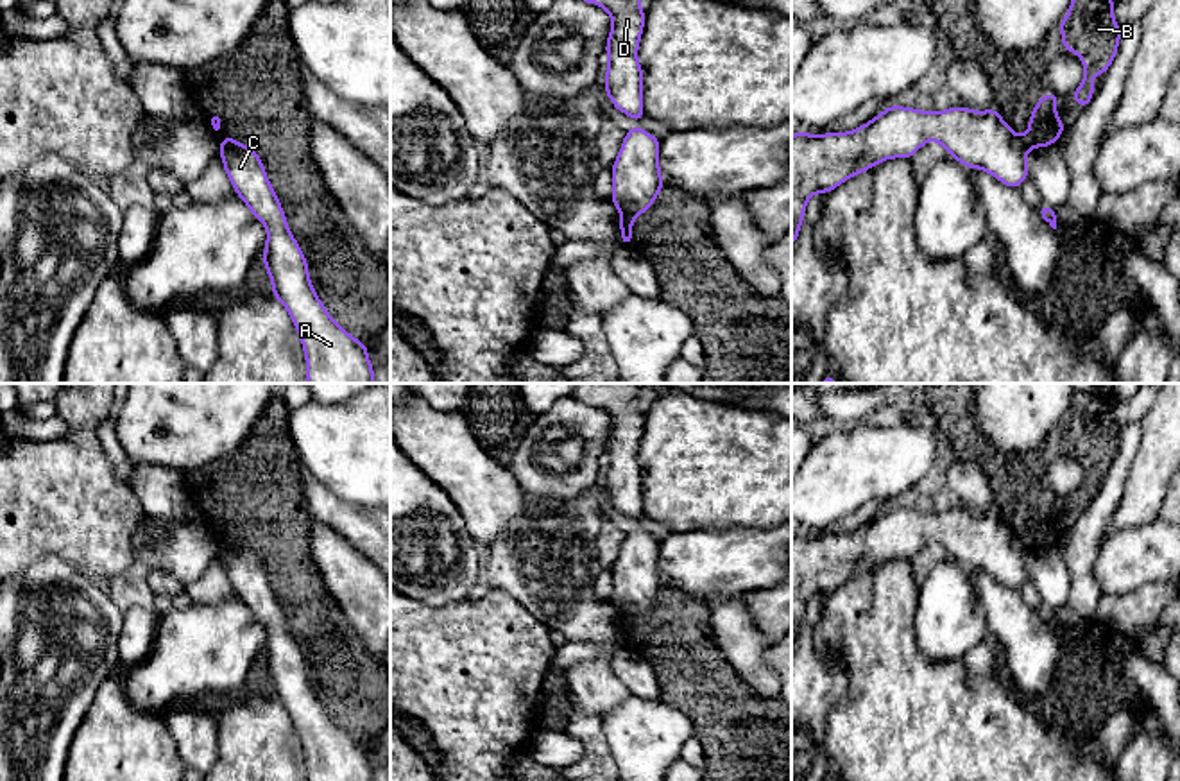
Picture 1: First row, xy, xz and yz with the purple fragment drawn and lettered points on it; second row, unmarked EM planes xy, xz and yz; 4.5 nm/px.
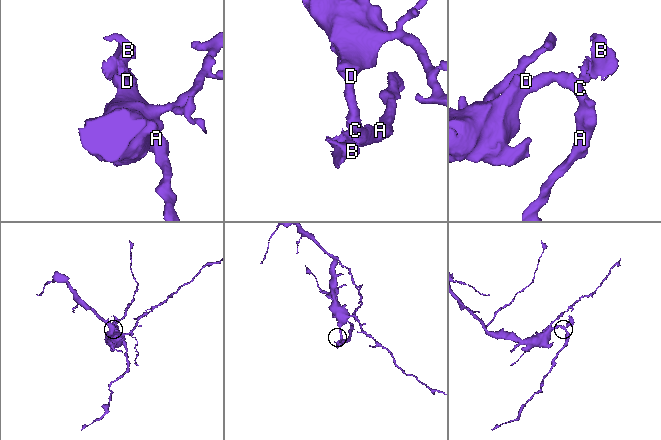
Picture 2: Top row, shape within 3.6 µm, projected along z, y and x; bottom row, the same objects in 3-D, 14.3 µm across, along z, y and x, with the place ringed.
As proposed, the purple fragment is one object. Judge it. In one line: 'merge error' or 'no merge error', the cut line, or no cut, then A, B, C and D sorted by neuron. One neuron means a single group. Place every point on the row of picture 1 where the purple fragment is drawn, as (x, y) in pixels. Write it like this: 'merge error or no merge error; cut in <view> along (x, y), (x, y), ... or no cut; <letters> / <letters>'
merge error; cut in xz along (636, 214), (622, 215); A C D / B

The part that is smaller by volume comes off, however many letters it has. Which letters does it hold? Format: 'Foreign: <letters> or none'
Foreign: B

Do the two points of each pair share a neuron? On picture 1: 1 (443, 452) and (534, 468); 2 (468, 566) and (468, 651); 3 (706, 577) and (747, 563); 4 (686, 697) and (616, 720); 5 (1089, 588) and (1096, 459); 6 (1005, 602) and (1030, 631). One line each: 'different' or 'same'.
1: different
2: different
3: same
4: different
5: different
6: same

